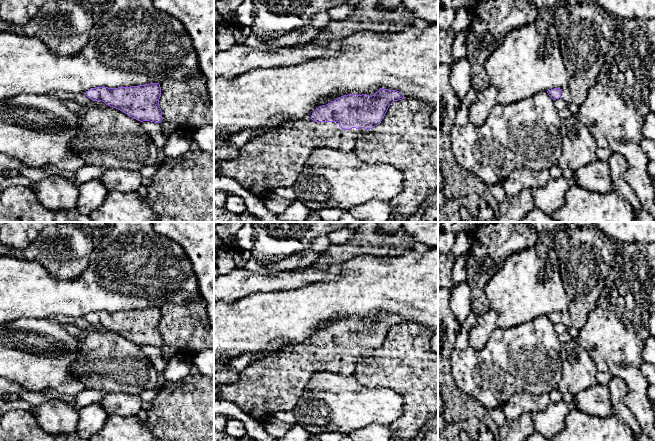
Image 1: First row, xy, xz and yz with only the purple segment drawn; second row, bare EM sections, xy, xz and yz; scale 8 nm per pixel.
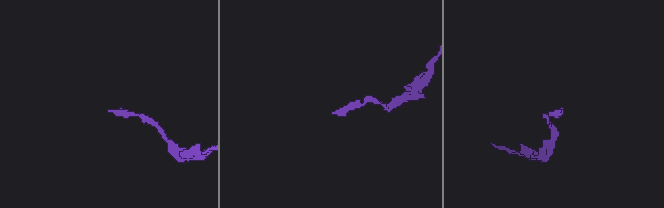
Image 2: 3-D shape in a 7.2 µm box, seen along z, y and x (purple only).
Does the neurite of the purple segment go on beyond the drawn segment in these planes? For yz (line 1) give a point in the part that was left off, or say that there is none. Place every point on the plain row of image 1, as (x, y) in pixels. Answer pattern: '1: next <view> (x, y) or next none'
1: next none

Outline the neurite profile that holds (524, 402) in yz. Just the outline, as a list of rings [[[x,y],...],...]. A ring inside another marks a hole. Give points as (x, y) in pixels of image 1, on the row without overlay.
[[[523,391],[512,396],[501,408],[506,421],[514,421],[524,413],[543,412],[551,403],[548,394],[536,395]]]

